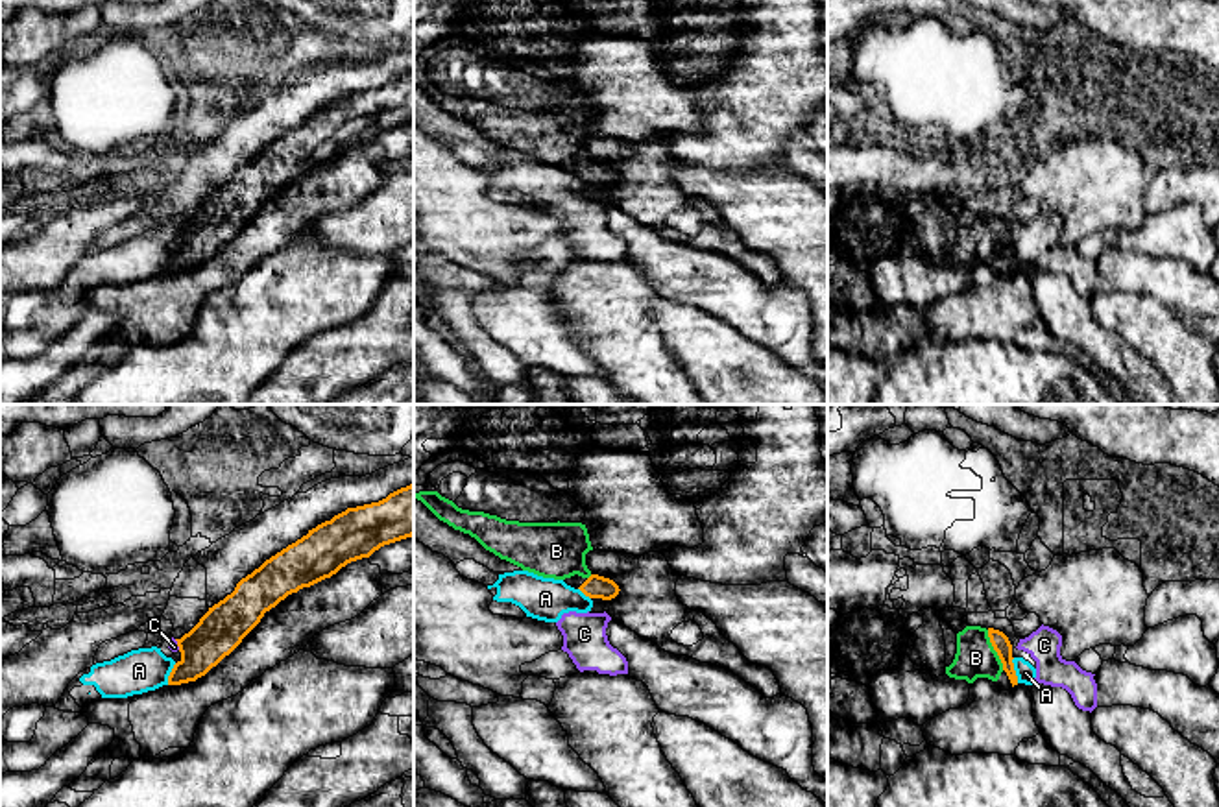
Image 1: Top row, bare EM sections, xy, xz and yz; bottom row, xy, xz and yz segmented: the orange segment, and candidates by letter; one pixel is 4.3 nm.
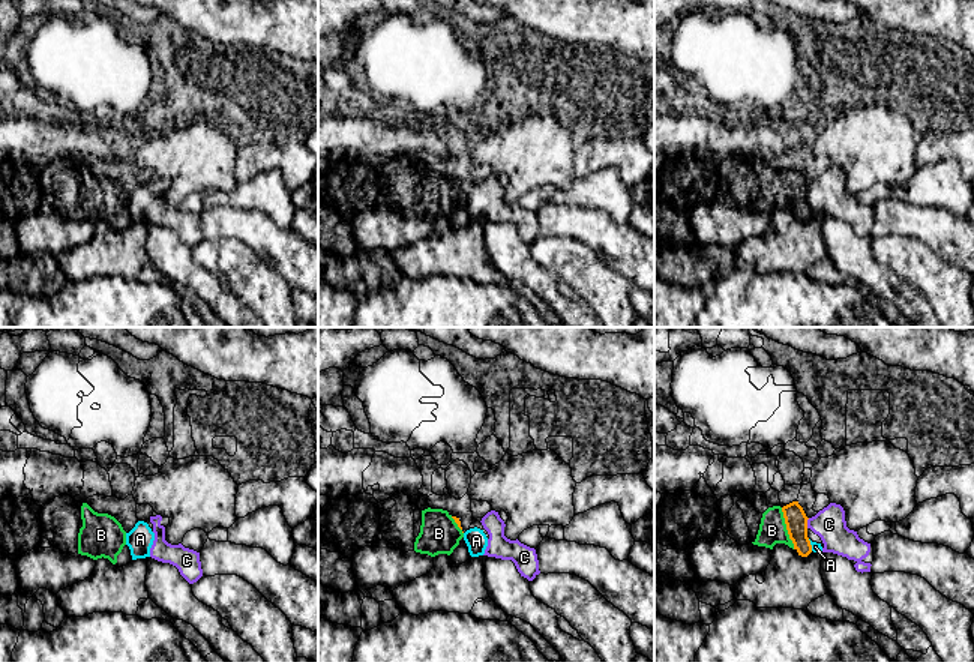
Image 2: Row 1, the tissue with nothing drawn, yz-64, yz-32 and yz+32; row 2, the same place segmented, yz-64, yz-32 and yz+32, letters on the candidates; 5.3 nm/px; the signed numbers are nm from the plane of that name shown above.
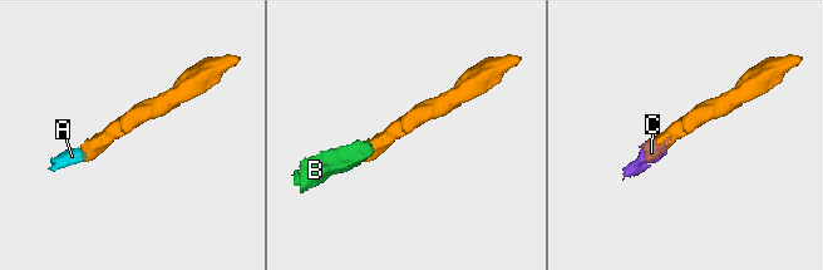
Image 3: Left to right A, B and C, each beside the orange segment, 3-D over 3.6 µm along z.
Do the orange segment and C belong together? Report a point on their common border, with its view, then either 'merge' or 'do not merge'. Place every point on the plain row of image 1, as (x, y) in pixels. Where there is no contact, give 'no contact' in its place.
xy (178, 231) | do not merge

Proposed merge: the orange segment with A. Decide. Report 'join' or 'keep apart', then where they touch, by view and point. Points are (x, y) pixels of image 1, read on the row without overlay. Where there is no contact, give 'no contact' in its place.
keep apart | yz (1014, 257)

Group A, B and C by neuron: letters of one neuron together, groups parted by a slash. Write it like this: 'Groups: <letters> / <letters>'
Groups: A C / B

